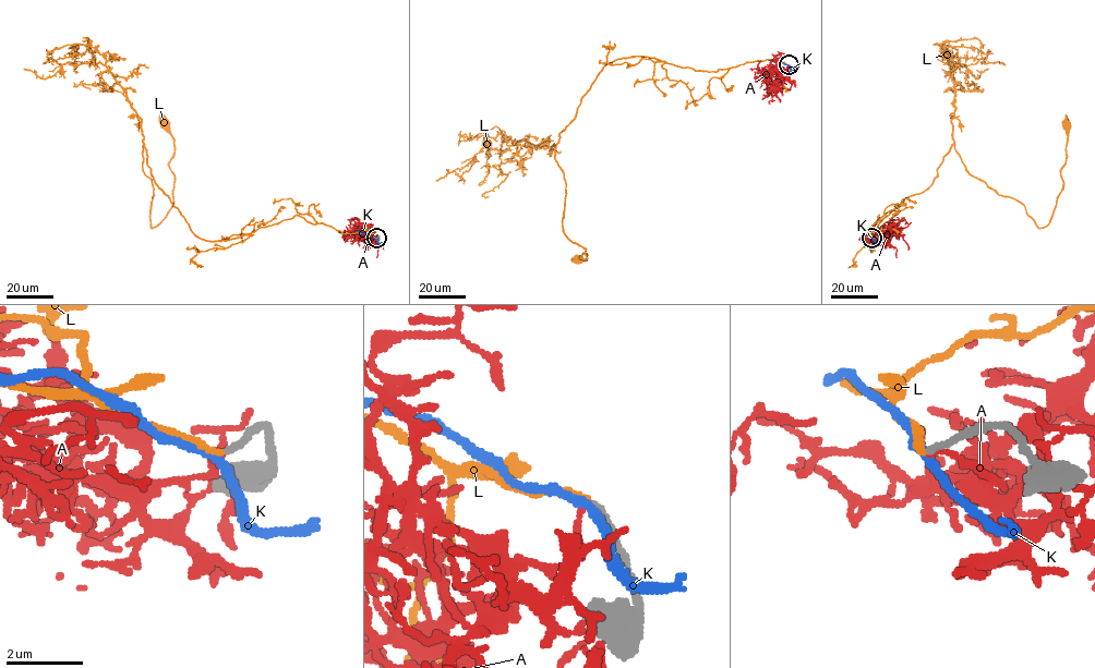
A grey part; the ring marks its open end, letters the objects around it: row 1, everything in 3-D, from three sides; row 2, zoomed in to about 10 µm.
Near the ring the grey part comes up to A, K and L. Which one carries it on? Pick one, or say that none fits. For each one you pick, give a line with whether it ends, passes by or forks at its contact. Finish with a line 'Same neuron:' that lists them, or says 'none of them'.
L: it ends there
Same neuron: L

